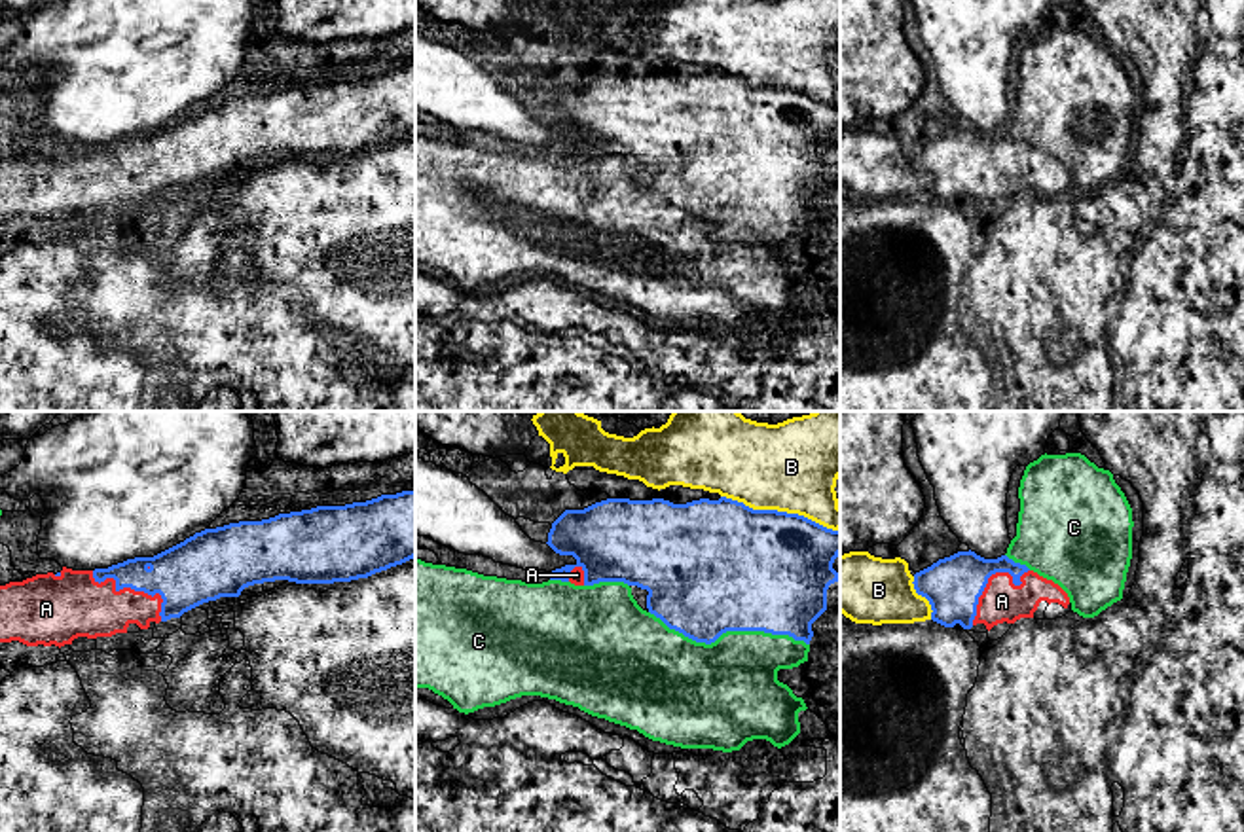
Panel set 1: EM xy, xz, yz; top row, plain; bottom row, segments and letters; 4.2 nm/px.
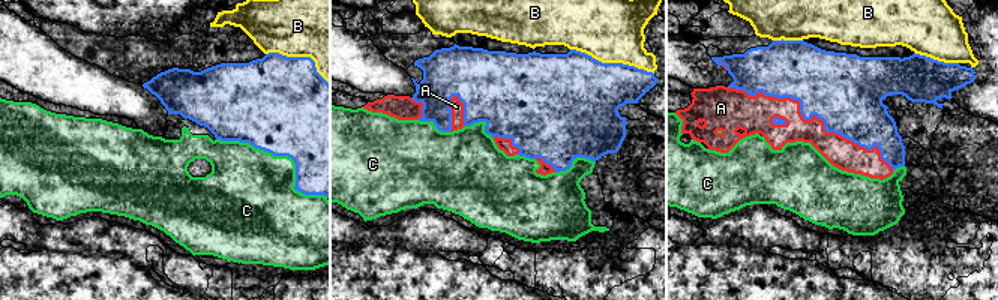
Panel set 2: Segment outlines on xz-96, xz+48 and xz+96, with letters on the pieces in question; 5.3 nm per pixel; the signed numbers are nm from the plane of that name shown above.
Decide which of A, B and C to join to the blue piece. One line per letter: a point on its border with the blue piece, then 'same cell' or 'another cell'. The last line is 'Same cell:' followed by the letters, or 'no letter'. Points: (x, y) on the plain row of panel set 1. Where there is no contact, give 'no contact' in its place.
A: contact xy (133, 163); same cell
B: contact xz (780, 88); another cell
C: contact xz (729, 205); another cell
Same cell: A

